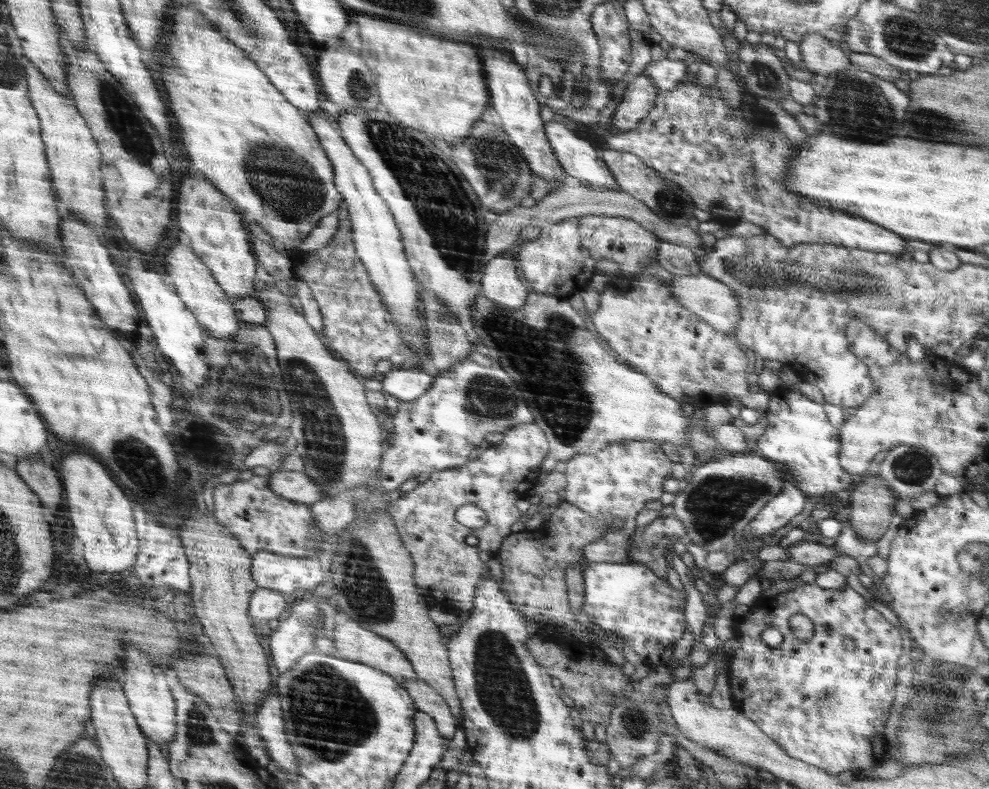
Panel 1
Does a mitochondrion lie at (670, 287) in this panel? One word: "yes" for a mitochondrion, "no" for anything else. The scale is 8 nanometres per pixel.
no

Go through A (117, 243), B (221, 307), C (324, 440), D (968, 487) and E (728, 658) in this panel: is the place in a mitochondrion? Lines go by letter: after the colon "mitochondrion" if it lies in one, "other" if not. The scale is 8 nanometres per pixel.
A: other
B: other
C: mitochondrion
D: other
E: other

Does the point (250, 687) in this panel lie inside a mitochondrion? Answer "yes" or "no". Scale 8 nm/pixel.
no

